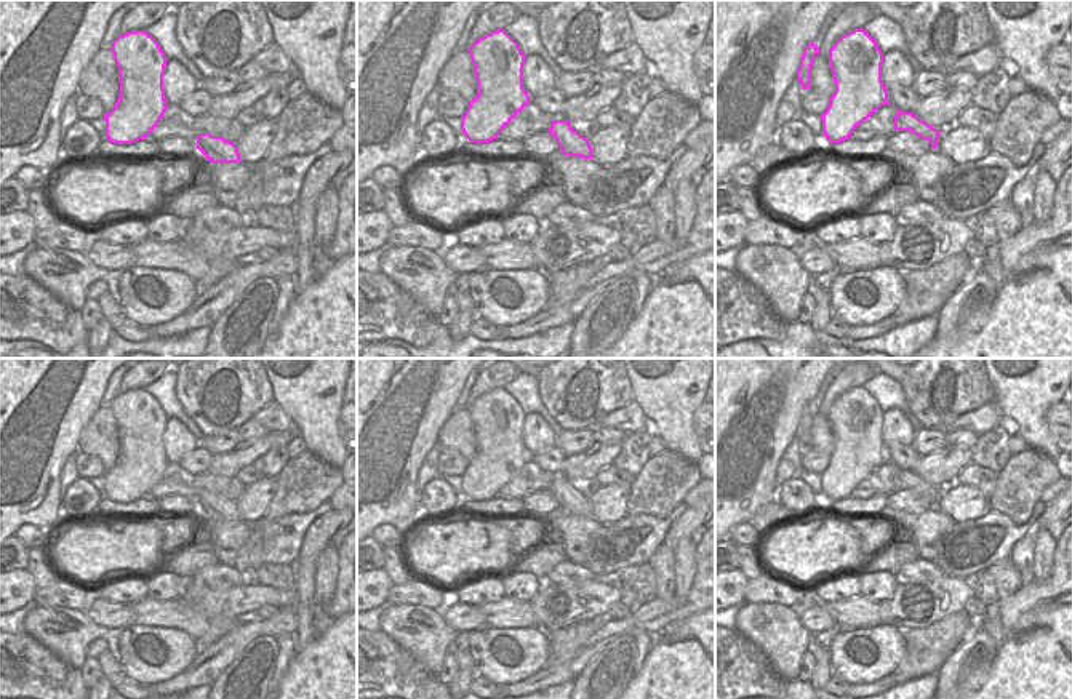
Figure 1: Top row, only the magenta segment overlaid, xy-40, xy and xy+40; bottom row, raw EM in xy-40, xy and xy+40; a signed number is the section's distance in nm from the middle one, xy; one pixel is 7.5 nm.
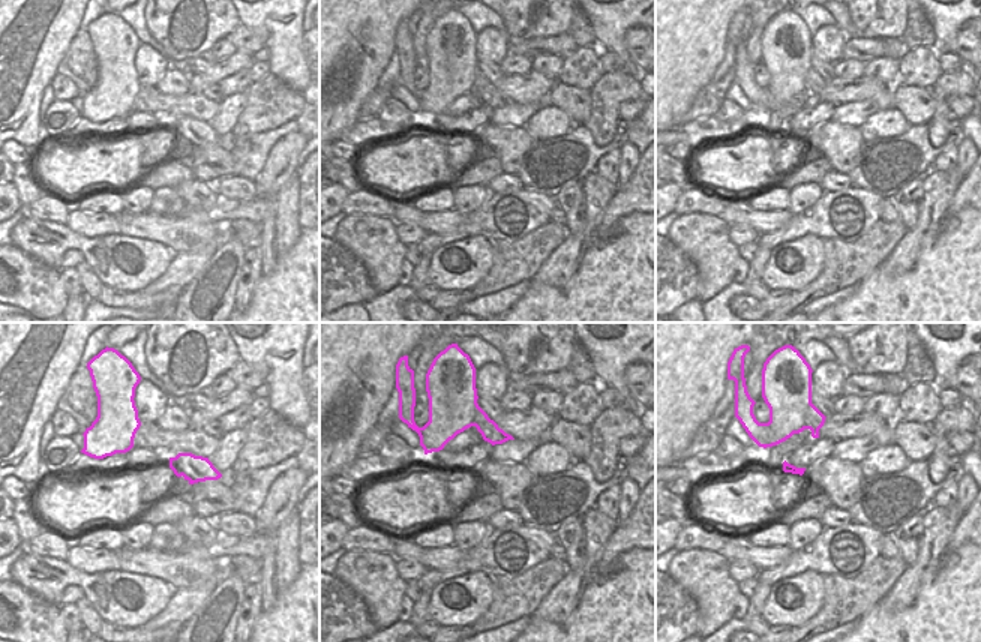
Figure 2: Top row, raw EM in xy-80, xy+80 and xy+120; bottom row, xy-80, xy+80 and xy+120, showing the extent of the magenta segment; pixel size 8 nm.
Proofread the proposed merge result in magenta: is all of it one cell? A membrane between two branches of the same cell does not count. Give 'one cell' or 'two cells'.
two cells

